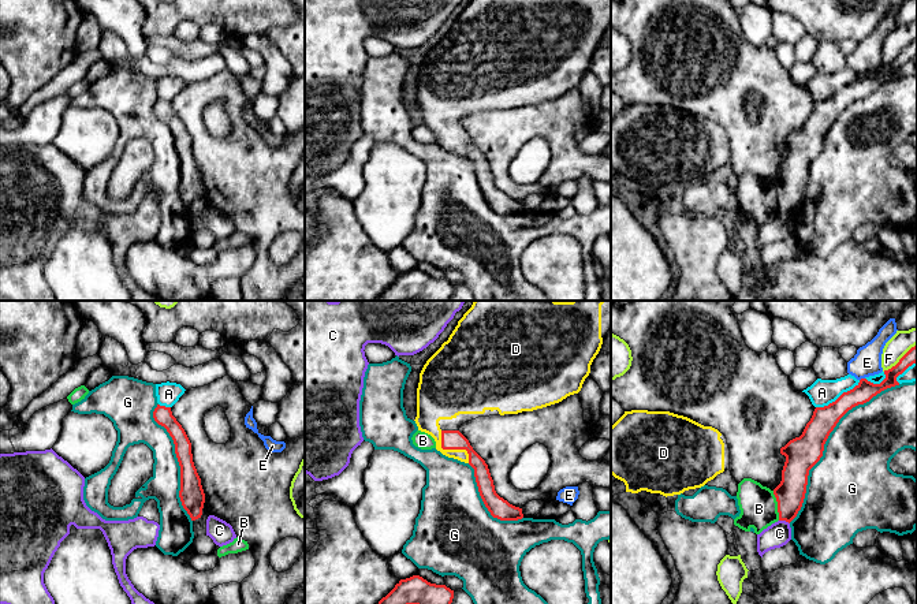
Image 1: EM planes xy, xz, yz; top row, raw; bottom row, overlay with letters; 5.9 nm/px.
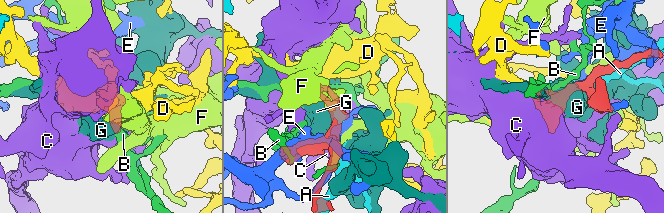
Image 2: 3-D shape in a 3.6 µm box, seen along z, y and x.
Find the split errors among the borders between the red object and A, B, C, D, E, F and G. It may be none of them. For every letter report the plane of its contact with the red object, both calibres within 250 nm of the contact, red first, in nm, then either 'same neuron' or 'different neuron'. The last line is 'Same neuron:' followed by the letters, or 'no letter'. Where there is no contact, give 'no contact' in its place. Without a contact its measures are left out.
A: meets red in yz; 150 nm thick on the red side, 160 nm on the other; different neuron
B: meets red in yz; 170 nm thick on the red side, 220 nm on the other; different neuron
C: meets red in yz; 170 nm thick on the red side, 140 nm on the other; different neuron
D: meets red in xz; 110 nm thick on the red side, 160 nm on the other; same neuron
E: meets red in yz; 120 nm thick on the red side, 160 nm on the other; different neuron
F: meets red in yz; 100 nm thick on the red side, 120 nm on the other; different neuron
G: meets red in yz; 200 nm thick on the red side, 420 nm on the other; different neuron
Same neuron: D

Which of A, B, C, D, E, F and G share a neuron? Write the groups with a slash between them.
A / B / C / D / E / F / G

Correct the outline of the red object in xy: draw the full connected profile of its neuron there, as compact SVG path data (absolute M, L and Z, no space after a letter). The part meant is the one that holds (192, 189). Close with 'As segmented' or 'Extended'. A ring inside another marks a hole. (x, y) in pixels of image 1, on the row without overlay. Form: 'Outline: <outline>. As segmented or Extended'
Outline: M157 98L153 112L167 123L174 134L175 148L180 160L179 191L191 215L195 215L202 209L205 187L193 156L191 137L182 119L172 109L171 101Z. As segmented

